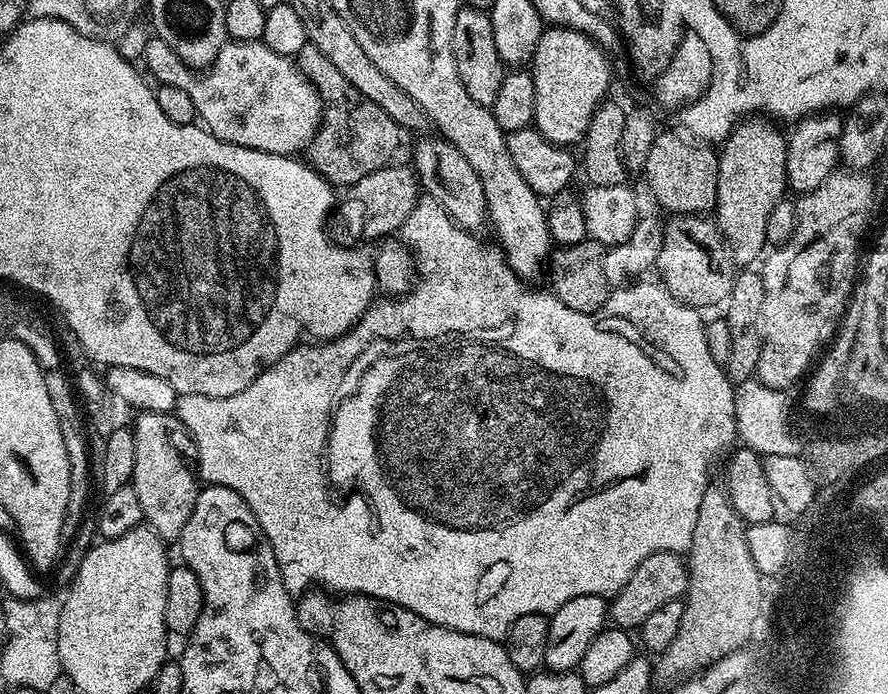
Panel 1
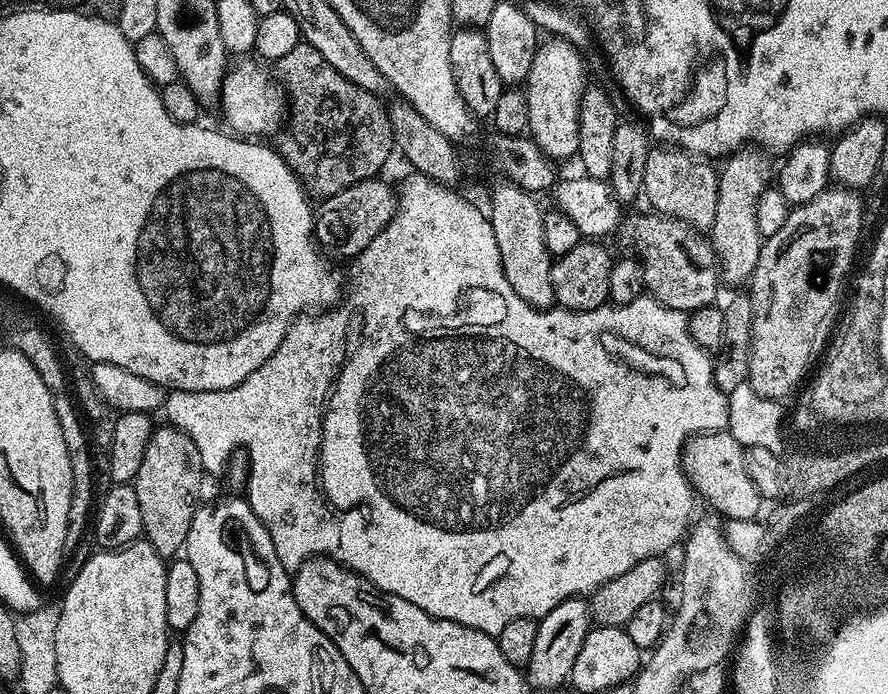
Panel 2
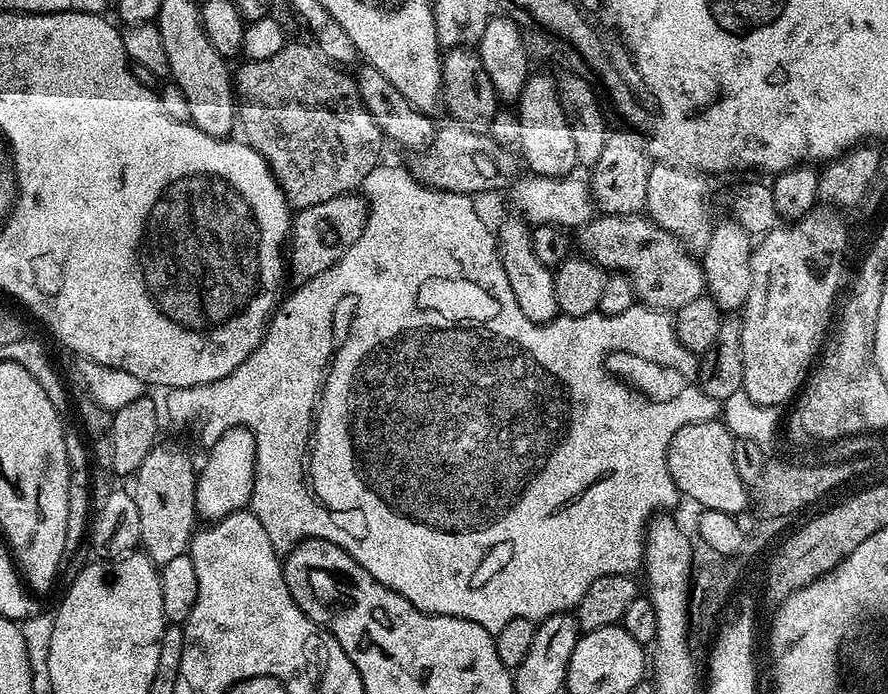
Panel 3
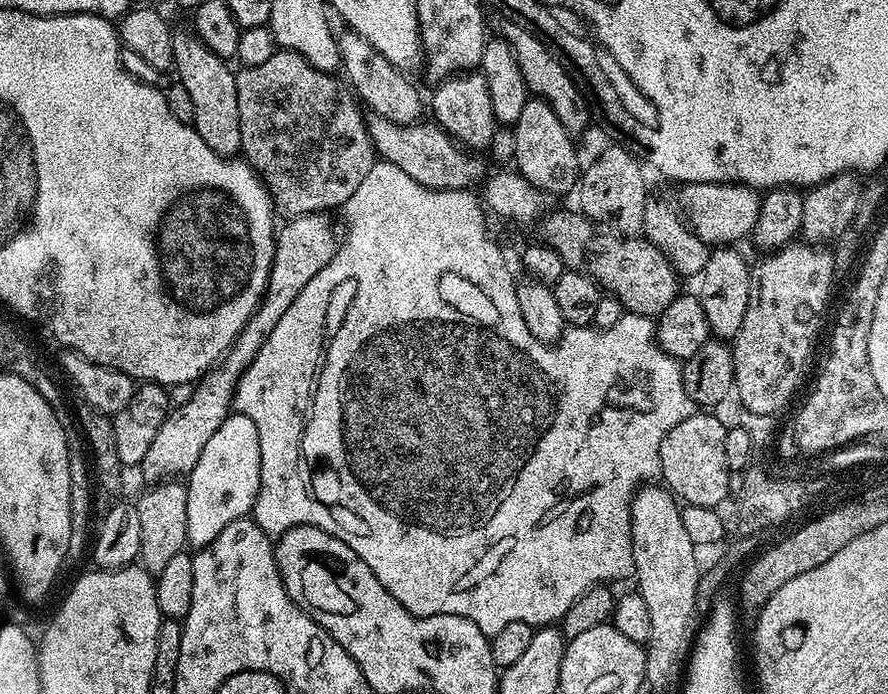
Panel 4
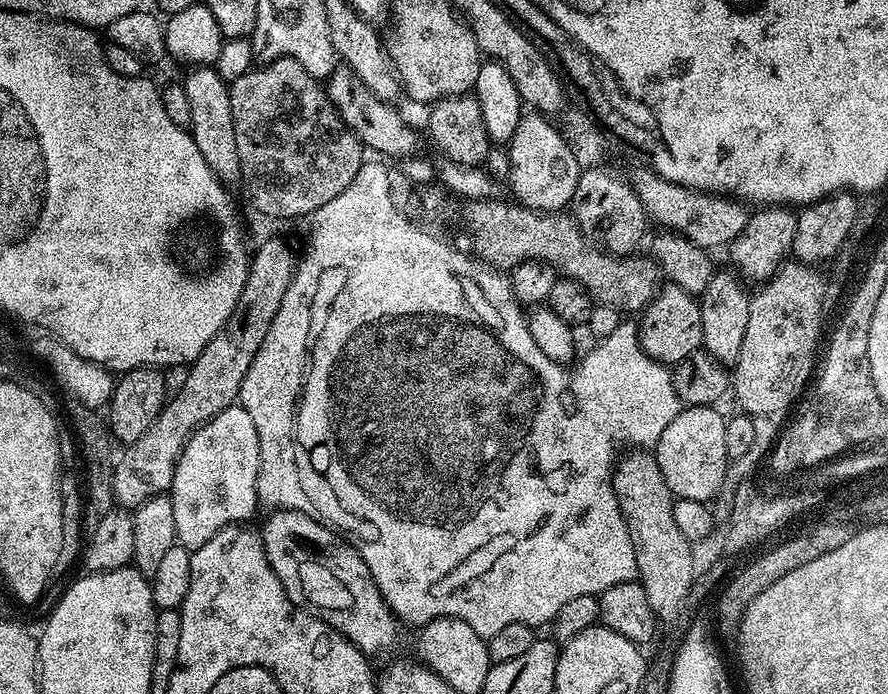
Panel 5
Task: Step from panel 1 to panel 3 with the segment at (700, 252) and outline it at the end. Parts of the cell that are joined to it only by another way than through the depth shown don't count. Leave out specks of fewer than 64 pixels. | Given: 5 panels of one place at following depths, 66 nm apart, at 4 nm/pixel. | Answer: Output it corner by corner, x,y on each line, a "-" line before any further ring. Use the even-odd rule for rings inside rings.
599,215
580,226
574,236
581,253
609,273
622,272
629,276
641,305
659,308
669,314
677,308
705,295
704,269
701,261
689,252
674,234
662,230
647,215

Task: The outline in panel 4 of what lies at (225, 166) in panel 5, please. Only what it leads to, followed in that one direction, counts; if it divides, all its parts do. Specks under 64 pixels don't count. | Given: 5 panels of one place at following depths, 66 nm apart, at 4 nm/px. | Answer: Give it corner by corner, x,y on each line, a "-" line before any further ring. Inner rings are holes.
191,31
171,33
172,62
175,79
186,86
186,94
190,94
190,103
194,106
192,127
220,156
232,158
240,152
242,134
238,122
238,90
236,89
236,72
228,69
225,57
214,54

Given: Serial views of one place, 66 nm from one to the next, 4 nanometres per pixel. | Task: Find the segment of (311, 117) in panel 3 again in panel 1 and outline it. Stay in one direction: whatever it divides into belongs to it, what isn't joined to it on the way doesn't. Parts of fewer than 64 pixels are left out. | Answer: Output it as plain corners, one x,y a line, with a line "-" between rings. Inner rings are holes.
305,44
294,59
324,102
324,118
306,149
310,167
337,189
347,190
354,182
366,178
366,174
374,174
374,170
382,170
393,163
395,156
392,155
402,136
394,118
390,118
386,110
374,106
366,94
358,94
358,90
342,78
342,73
326,58
326,54
322,54
322,50
318,50
318,46

